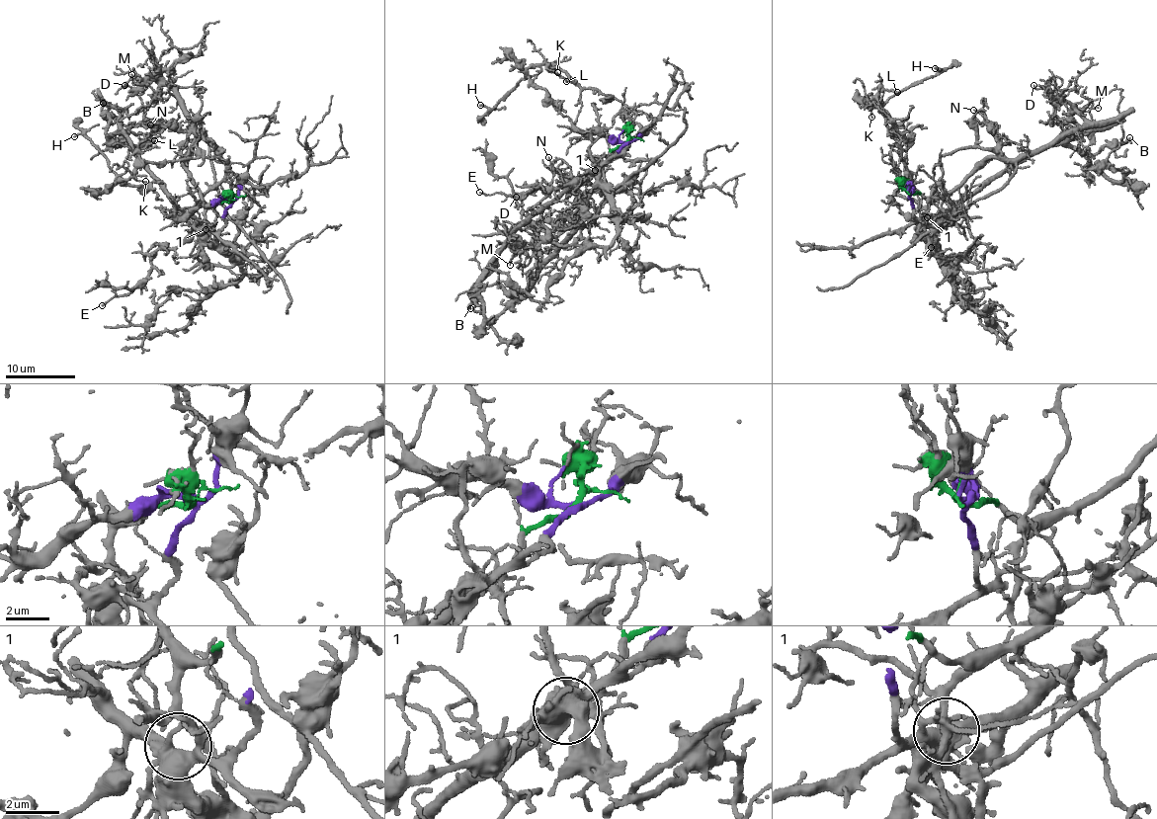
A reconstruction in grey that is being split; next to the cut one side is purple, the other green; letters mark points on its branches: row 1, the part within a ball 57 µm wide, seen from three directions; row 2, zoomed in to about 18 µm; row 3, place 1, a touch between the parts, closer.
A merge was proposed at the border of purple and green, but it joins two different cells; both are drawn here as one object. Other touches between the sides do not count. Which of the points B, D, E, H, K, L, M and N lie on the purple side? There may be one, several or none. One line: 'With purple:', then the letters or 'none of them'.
With purple: B, E, H, K, L

